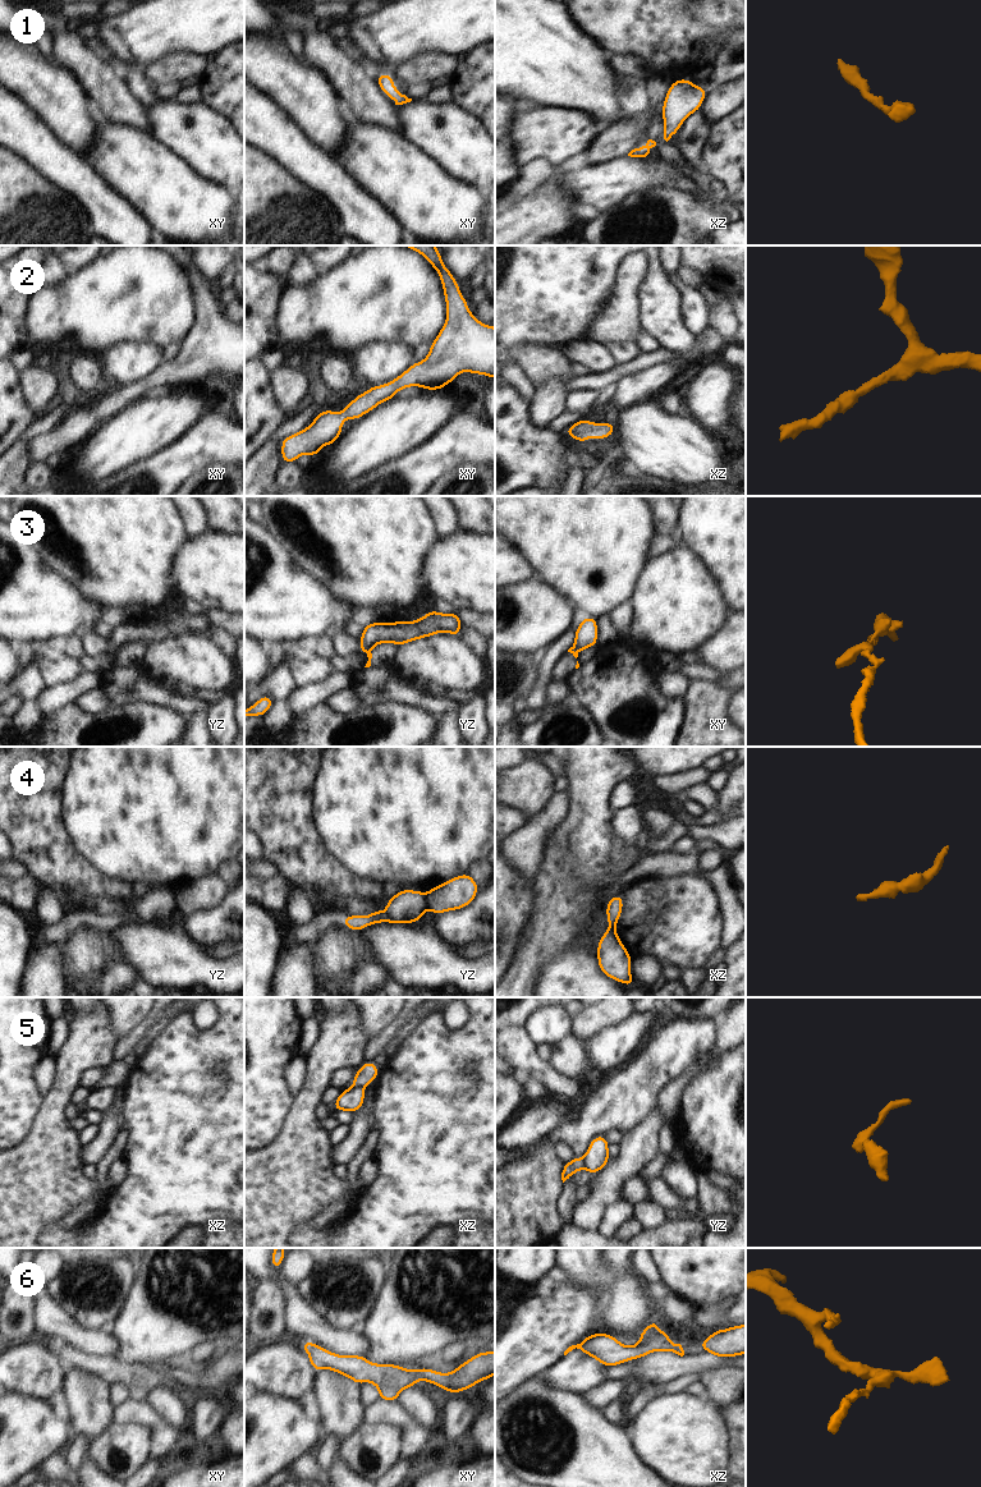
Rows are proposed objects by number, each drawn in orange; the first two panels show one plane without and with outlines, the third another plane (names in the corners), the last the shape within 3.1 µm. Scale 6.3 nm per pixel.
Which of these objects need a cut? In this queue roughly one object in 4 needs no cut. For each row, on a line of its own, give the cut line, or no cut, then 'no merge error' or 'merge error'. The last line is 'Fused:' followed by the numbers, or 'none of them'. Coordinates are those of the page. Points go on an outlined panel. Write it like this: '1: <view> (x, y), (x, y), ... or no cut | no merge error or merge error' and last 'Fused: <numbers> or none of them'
1: no cut | no merge error
2: no cut | no merge error
3: yz (361, 646), (370, 651) | merge error
4: yz (425, 893), (429, 908) | merge error
5: xz (354, 1083), (363, 1087) | merge error
6: no cut | no merge error
Fused: 3, 4, 5

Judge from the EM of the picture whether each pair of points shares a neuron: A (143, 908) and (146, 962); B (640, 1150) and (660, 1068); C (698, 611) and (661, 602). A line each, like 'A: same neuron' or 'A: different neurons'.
A: different neurons
B: different neurons
C: same neuron

